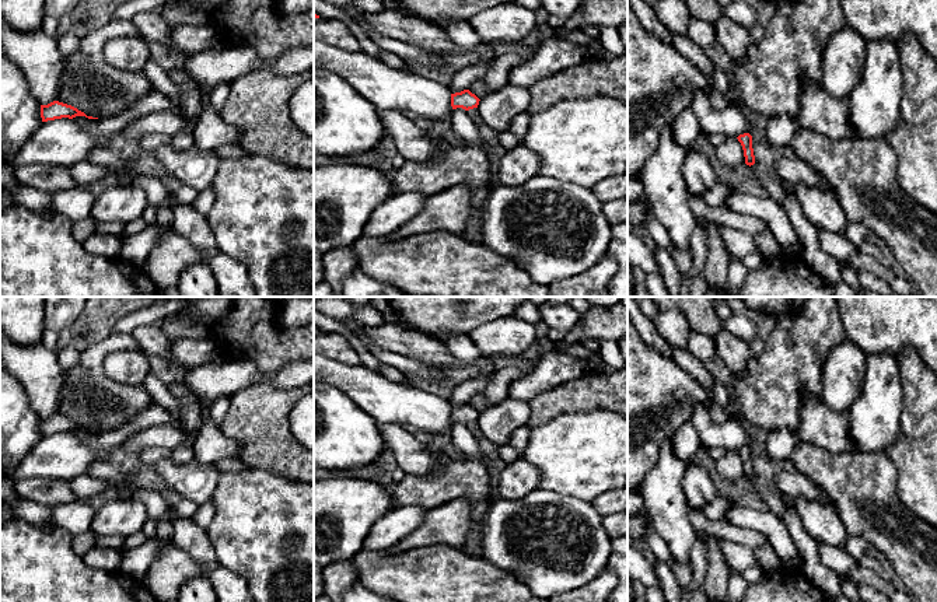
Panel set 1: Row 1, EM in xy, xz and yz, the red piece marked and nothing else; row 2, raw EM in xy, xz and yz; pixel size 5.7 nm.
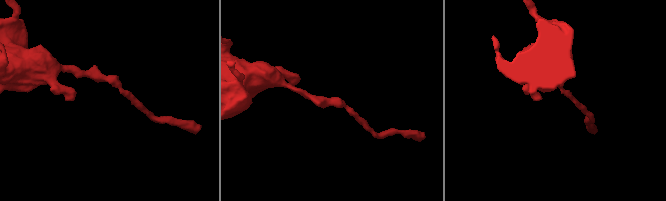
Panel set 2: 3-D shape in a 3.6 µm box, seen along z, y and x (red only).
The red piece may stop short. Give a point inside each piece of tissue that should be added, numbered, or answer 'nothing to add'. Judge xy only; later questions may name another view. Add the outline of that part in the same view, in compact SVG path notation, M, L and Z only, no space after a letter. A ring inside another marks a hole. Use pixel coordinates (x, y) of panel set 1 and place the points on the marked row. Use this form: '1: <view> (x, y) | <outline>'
nothing to add

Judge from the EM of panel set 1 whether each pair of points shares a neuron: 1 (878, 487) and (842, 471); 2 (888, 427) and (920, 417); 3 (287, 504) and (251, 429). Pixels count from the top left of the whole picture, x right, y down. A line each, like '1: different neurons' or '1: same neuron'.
1: same neuron
2: different neurons
3: different neurons

